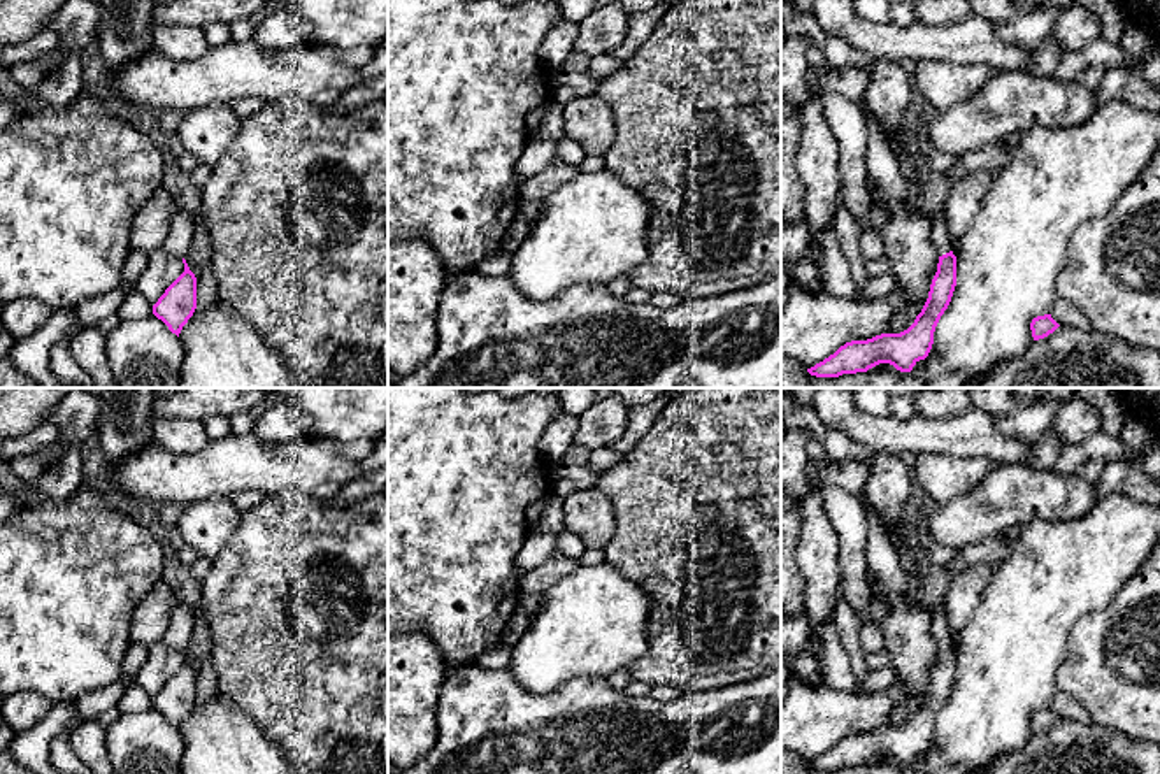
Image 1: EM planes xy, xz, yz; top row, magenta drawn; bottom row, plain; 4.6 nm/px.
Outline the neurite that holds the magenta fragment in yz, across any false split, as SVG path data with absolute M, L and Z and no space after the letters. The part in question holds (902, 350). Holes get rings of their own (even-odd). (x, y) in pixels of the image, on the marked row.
M942 212L932 214L932 244L939 256L928 298L914 323L900 333L881 333L867 340L851 340L834 355L807 369L816 377L867 372L879 363L890 363L900 372L911 372L925 360L934 344L935 326L948 309L956 286L956 256L953 254Z

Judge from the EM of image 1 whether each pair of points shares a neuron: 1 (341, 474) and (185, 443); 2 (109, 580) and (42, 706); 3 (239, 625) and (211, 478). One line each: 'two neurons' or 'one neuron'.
1: two neurons
2: two neurons
3: two neurons

